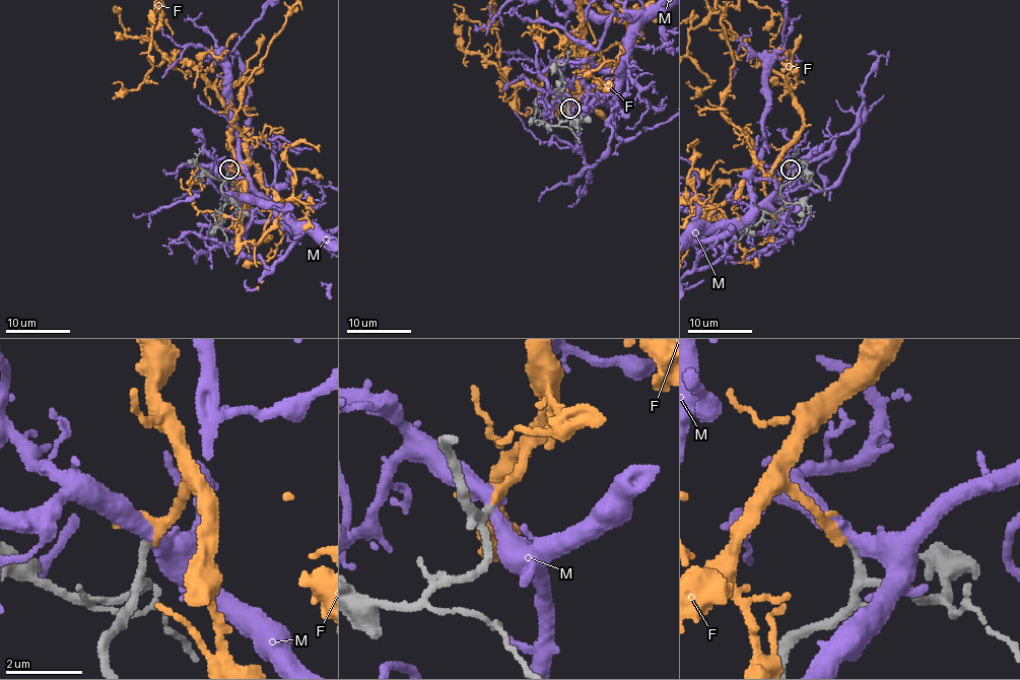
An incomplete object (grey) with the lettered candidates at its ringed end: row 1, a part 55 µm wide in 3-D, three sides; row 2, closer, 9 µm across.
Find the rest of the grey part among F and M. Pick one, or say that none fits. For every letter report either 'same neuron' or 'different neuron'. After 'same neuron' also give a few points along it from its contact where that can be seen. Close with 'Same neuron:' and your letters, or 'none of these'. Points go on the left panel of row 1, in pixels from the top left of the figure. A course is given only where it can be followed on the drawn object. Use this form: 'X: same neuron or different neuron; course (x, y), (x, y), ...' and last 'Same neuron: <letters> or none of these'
F: same neuron
M: different neuron
Same neuron: F

